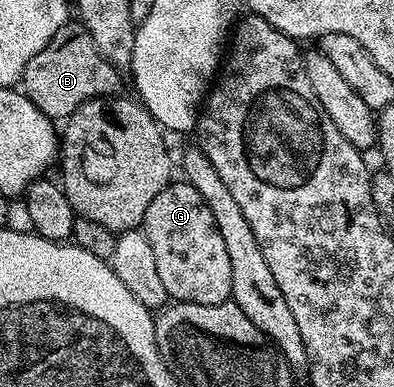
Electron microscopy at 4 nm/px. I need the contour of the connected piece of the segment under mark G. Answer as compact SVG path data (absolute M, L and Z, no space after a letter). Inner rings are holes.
M183 180L170 182L146 208L141 229L153 249L154 264L169 299L207 306L231 299L230 256L214 224L213 213L196 188Z

